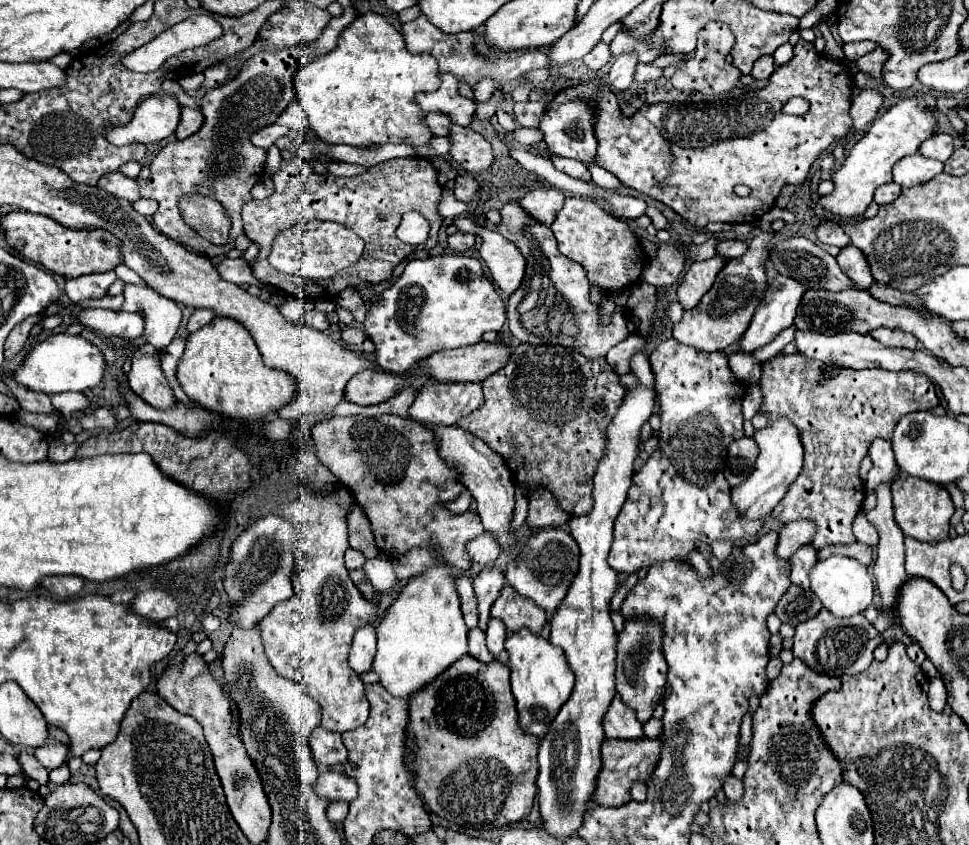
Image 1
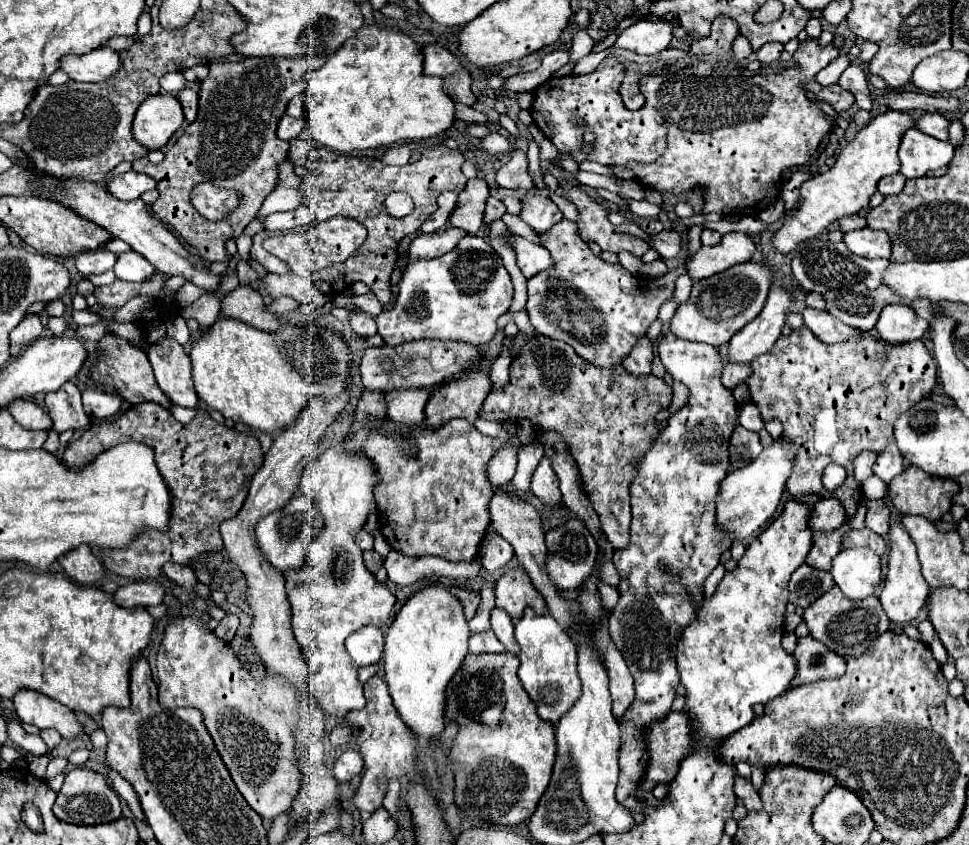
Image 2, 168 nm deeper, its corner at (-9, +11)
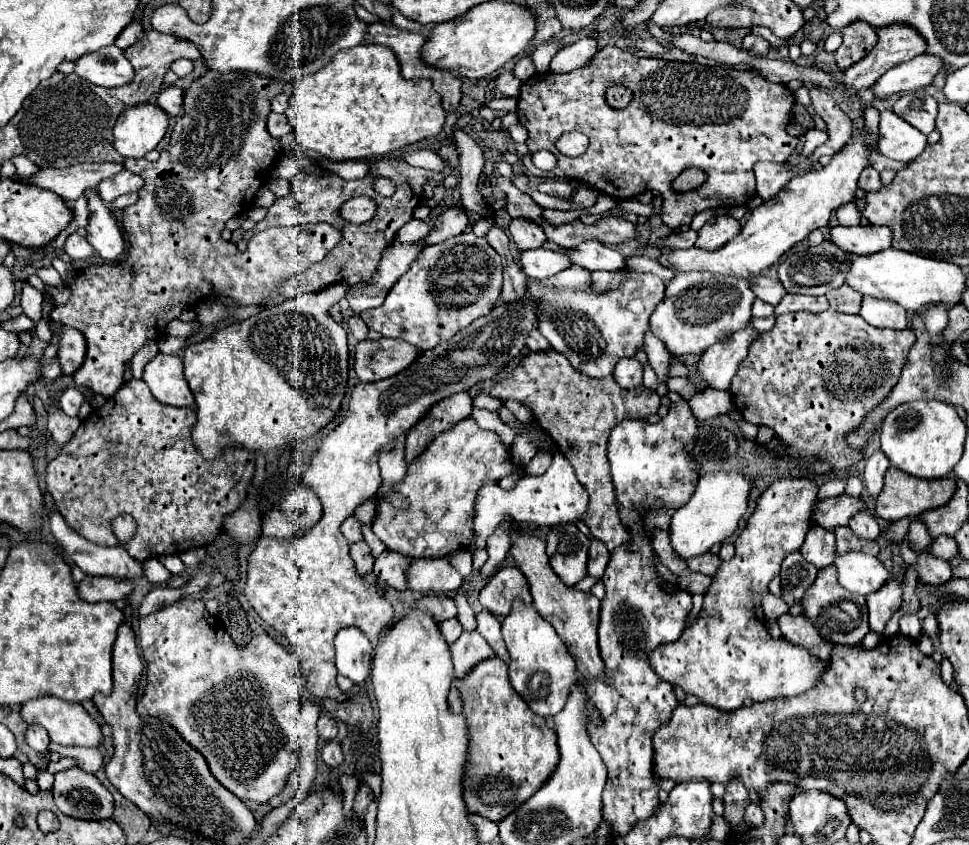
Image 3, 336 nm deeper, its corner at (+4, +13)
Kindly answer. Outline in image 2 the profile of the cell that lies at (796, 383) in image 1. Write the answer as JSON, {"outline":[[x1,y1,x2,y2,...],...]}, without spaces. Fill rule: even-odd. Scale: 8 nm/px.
{"outline":[[793,330,791,336,781,336,769,352,757,356,757,360,751,362,751,368,753,376,747,380,747,384,751,390,751,400,755,400,761,410,761,418,779,420,783,424,783,438,793,440,797,446,793,476,787,484,791,498,801,498,807,494,817,494,819,498,837,498,845,508,845,524,855,518,857,506,861,502,861,484,855,480,853,460,861,450,881,452,885,444,893,442,893,424,897,416,919,400,927,398,937,386,935,360,921,340,897,344,897,348,885,348,885,344,869,340,869,336,861,336,861,340,849,340,849,344,825,346,813,336,813,332],[829,464,841,464,847,470,847,480,833,492,827,492,821,482,823,470]]}

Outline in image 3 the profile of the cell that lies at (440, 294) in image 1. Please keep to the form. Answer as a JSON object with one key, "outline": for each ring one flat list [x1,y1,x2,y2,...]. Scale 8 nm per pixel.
{"outline":[[462,232,442,244,424,248,418,258,410,264,410,270,392,286,382,306,364,310,360,318,364,318,370,330,380,332,386,338,398,338,408,344,414,344,420,350,428,350,436,346,440,340,452,338,456,330,468,326,474,318,488,314,502,292,502,258,500,254,486,242,486,238,478,238,472,232]]}

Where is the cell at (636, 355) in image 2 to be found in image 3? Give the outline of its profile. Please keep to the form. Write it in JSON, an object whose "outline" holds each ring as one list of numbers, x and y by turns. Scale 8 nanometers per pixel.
{"outline":[[622,358,616,364,616,370,614,370,612,376,624,388,640,386,642,384,642,364,636,358]]}

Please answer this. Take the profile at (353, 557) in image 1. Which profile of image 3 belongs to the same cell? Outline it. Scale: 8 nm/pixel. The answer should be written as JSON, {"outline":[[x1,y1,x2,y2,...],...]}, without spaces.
{"outline":[[354,514,348,516,348,518,344,520,344,524,342,524,342,532,344,532,344,536,348,538,348,542,358,542,358,540,362,540,360,528,362,528,362,522,360,522]]}

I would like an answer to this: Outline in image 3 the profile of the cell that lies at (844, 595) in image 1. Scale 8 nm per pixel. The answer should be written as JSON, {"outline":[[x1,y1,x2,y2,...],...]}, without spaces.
{"outline":[[848,552,836,556,834,566,838,568,838,582,848,592,862,596,880,590,892,576,876,556,868,556,864,552]]}

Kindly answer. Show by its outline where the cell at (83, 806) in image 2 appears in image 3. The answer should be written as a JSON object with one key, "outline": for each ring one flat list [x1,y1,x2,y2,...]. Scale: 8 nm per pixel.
{"outline":[[80,768,58,772,52,794,58,810,66,816,80,820,112,818,112,794,100,784,96,776,86,774]]}

